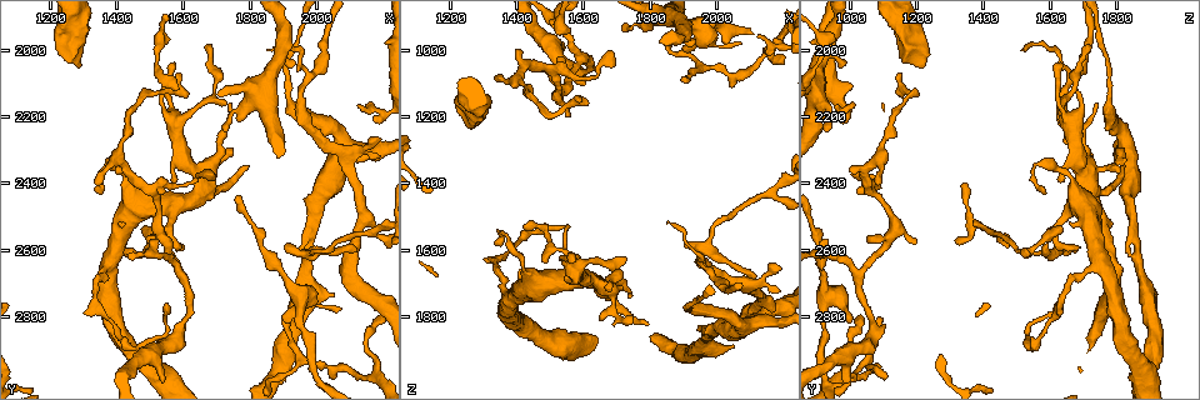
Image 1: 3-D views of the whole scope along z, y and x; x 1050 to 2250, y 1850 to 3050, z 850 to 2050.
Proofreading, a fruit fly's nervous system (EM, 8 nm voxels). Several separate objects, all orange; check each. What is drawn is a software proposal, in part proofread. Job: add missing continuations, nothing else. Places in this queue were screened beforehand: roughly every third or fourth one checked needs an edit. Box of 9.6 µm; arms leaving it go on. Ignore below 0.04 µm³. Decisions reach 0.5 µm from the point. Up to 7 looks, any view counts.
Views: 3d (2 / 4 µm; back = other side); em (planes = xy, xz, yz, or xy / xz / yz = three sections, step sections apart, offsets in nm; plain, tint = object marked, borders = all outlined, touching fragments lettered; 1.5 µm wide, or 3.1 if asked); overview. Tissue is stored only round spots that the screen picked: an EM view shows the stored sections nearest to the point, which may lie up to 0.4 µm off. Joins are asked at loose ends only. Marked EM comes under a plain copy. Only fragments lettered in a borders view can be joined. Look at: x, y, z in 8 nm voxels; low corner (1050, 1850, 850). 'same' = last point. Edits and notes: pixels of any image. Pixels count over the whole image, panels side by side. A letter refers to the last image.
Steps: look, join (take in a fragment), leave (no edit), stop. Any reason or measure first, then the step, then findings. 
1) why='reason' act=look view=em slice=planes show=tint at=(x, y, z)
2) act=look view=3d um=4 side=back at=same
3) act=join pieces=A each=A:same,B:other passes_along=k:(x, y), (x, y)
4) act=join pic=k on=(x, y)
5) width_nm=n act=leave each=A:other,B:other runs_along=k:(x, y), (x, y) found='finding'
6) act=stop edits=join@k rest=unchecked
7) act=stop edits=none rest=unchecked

why='branch stops here' act=look view=em slice=planes show=borders at=(2060, 2740, 1890)

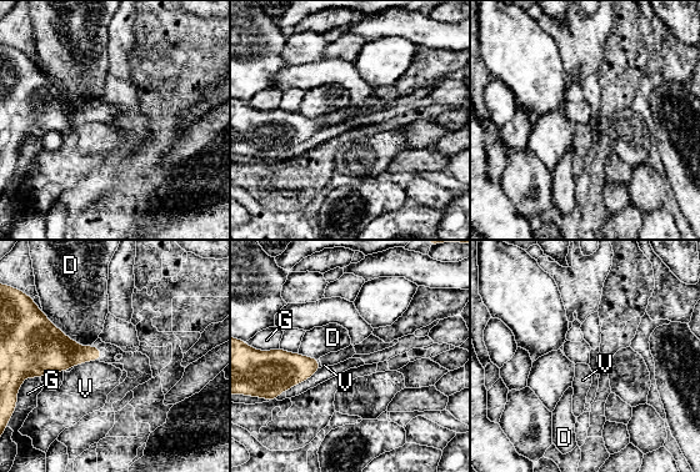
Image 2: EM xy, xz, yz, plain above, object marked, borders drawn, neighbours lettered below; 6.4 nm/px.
act=leave each=D:other,G:other,V:other border=2:(99, 360), (79, 362), (74, 367) found='none of them fits'

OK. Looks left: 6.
why='branch stops here' act=look view=3d um=4 at=(1530, 2990, 1000)

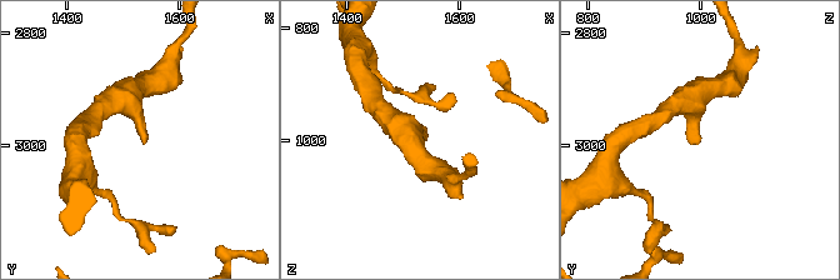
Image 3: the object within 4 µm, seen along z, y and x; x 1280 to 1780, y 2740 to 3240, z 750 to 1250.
why='shape alone is not enough' act=look view=em slice=xz step=4 show=borders at=(1535, 2990, 1000)

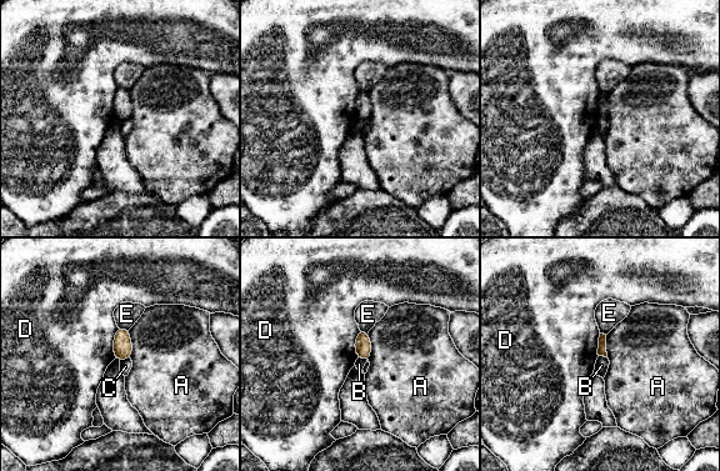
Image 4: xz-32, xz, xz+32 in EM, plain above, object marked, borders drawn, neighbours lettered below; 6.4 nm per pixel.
act=leave each=A:other,B:other,C:other,D:other,E:other border=4:(358, 357), (366, 361) found='none of them fits'

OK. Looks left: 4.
why='thick end' act=look view=3d um=2 at=(1290, 2060, 1220)

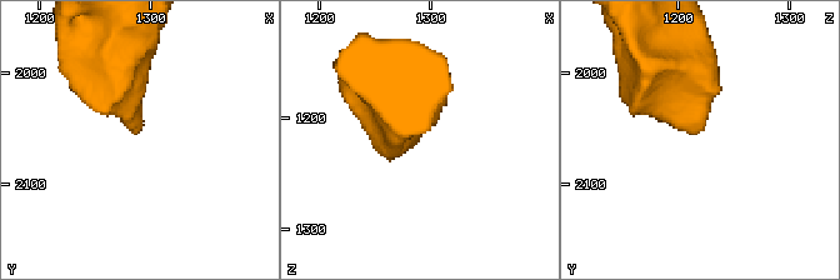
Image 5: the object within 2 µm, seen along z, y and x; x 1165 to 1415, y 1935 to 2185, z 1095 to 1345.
why='now the EM' act=look view=em slice=xz step=4 show=tint at=(1286, 2050, 1218)

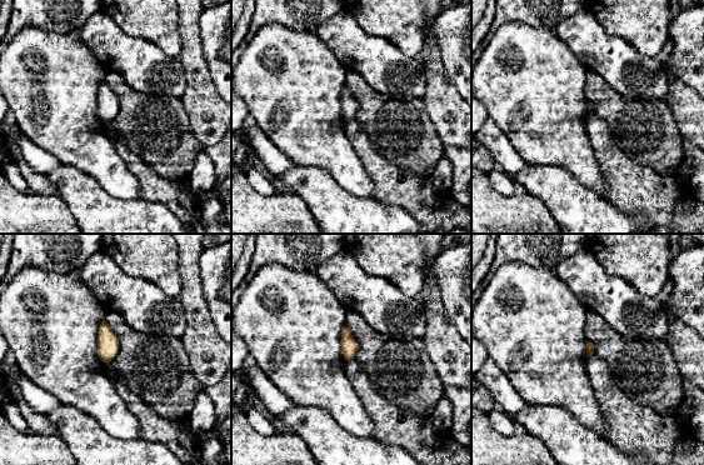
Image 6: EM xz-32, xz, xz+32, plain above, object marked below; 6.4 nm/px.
why='cut it another way' act=look view=em slice=planes show=borders at=same

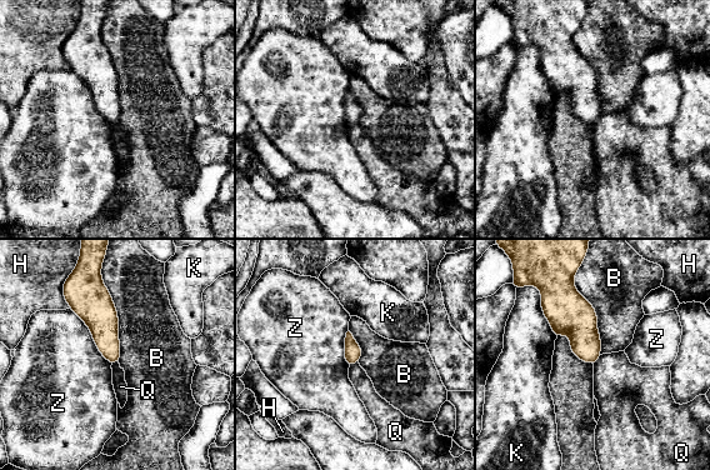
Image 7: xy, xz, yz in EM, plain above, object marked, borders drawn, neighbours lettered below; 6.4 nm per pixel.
act=leave each=B:other,H:other,K:other,Q:other,Z:other border=7:(358, 361), (349, 368) found='no lettered fragment goes on from it'

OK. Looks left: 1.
act=stop edits=none rest=unchecked

